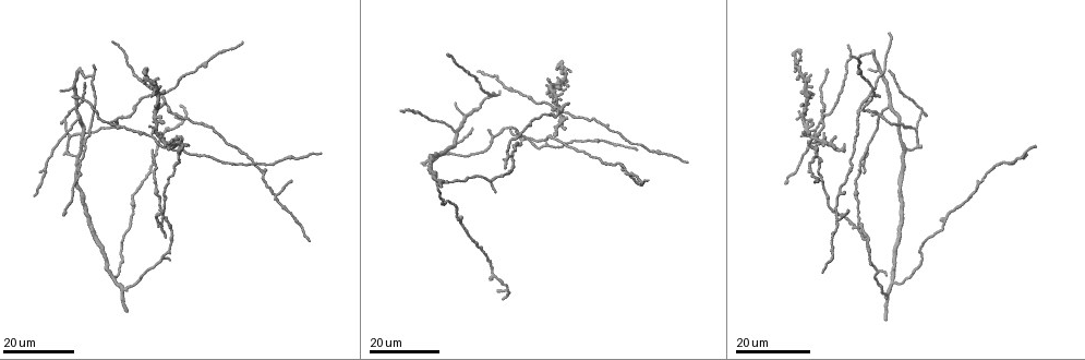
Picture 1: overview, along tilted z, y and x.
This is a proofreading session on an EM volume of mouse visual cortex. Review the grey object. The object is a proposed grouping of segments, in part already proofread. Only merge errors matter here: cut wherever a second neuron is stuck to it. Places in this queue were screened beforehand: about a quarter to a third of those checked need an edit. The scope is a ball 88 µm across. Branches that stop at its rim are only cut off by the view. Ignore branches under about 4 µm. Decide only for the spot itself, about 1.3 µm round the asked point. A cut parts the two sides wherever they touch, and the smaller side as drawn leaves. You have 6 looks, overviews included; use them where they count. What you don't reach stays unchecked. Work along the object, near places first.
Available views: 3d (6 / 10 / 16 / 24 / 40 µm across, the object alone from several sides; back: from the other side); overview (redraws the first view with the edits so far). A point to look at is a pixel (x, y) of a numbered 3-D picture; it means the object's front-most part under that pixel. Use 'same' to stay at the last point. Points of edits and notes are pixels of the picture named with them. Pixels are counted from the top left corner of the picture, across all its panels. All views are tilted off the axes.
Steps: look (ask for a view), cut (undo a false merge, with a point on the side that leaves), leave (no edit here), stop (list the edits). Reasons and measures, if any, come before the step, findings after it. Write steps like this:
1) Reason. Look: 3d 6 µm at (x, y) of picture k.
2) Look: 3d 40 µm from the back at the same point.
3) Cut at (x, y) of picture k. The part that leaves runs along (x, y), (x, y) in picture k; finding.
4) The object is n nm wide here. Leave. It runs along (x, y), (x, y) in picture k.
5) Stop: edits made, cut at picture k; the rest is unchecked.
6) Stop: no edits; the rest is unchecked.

Three-way junction. Look: 3d 24 µm at (65, 148) of picture 1.

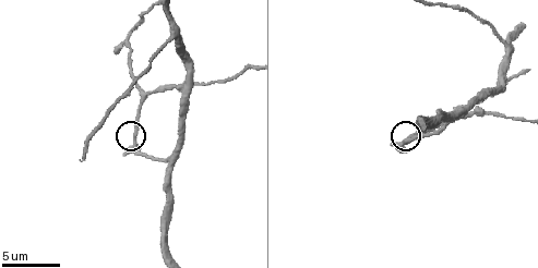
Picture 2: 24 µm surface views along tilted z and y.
Look: 3d 10 µm at (135, 138) of picture 2.

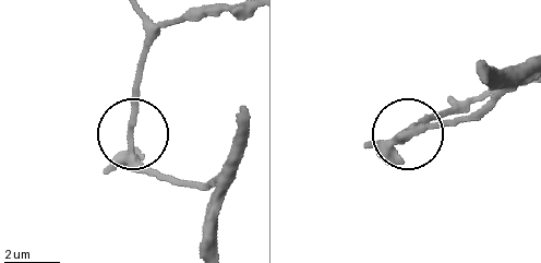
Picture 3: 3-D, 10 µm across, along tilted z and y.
The object is 180 nm wide here. Leave. One neuron here.

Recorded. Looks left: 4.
Three-way junction. Look: 3d 24 µm at (555, 109) of picture 1.

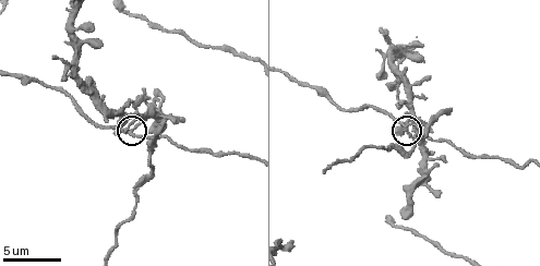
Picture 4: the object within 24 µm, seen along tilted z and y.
Look: 3d 10 µm at (403, 126) of picture 4.

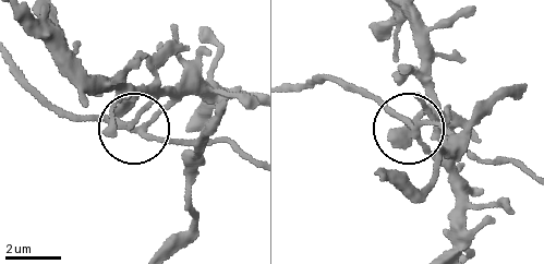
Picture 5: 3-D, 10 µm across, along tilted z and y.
Other side. Look: 3d 10 µm from the back at (413, 129) of picture 5.

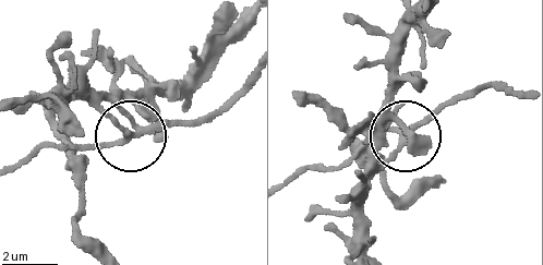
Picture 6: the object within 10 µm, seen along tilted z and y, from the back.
The object is 180 nm wide here. Cut at (169, 120) of picture 6. The part that leaves runs along (130, 135), (113, 144), (36, 148), (16, 161) in picture 6; two neurons meet here.

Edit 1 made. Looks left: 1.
Stop: edits made, cut at picture 6; the rest is unchecked.

